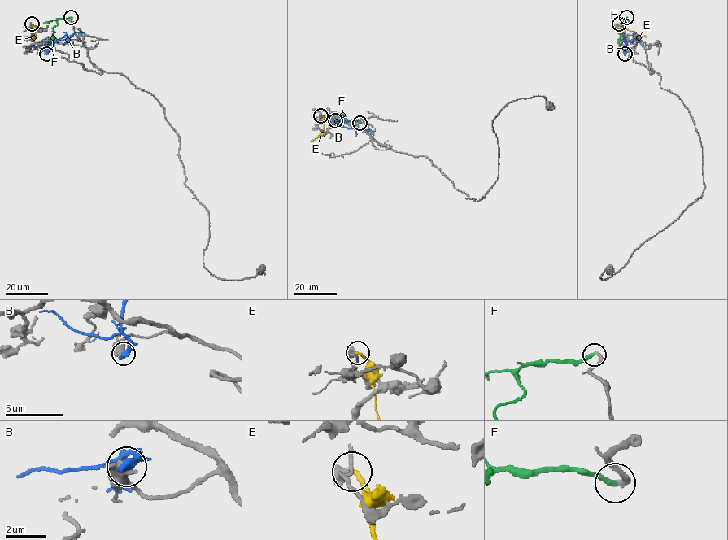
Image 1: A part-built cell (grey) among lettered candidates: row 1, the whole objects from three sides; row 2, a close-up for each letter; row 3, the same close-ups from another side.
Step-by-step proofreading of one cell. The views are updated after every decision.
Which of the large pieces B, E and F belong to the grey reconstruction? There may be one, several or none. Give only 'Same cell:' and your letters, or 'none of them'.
Same cell: F

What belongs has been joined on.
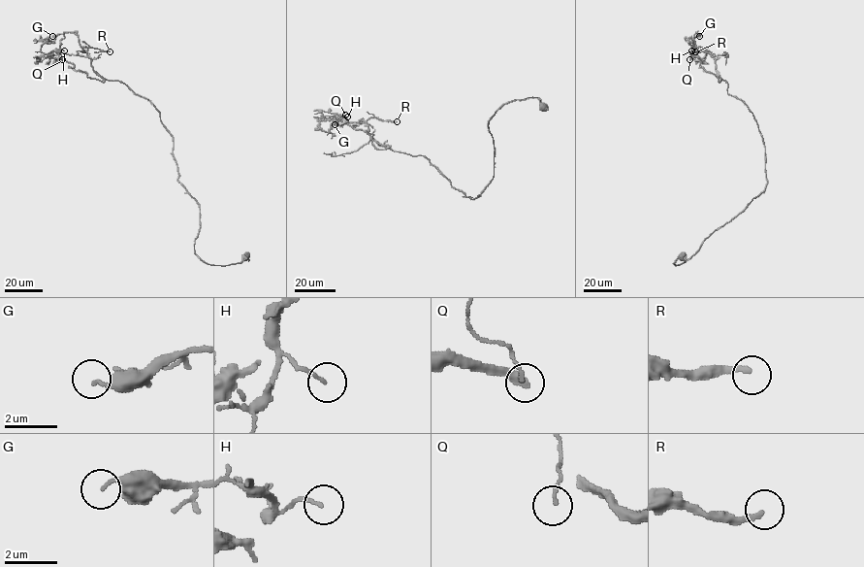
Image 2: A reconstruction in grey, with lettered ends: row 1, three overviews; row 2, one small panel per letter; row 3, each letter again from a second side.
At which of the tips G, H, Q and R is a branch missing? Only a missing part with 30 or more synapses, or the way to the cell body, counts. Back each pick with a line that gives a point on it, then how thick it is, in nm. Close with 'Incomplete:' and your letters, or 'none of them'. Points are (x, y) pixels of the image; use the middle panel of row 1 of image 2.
R: at (397, 121); 200 nm thick
Incomplete: R

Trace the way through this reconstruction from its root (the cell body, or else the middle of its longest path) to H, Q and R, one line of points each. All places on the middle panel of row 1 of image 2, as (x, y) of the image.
H: (543, 108), (514, 100), (490, 119), (494, 176), (472, 199), (426, 157), (383, 147), (347, 116)
Q: (543, 108), (514, 100), (490, 119), (494, 176), (472, 199), (426, 157), (383, 147), (345, 115)
R: (543, 108), (514, 100), (490, 119), (494, 176), (472, 199), (423, 155), (377, 143), (367, 120), (397, 121)

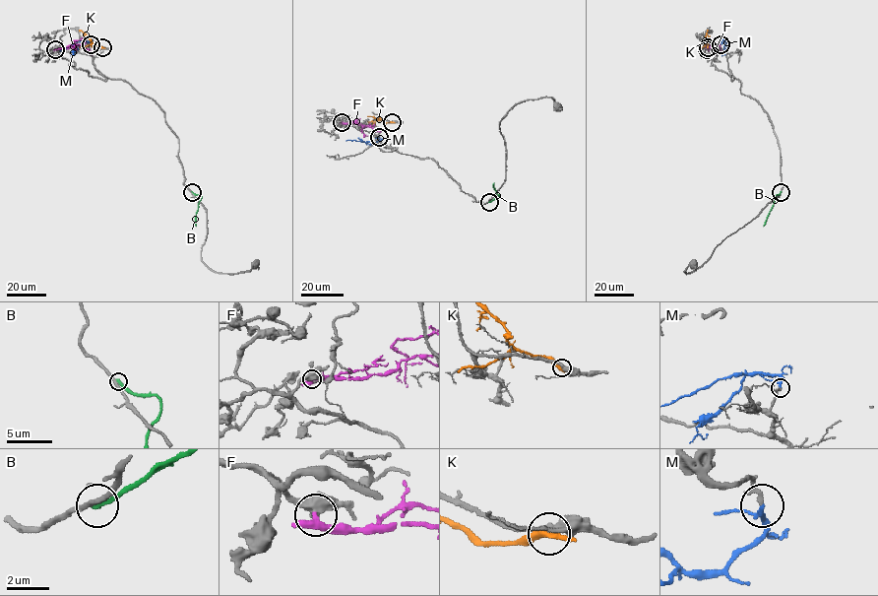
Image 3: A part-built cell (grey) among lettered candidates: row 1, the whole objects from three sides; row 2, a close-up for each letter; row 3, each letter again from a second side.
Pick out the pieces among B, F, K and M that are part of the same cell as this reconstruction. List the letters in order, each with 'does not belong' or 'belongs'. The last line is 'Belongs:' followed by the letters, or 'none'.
B: does not belong
F: does not belong
K: does not belong
M: belongs
Belongs: M

